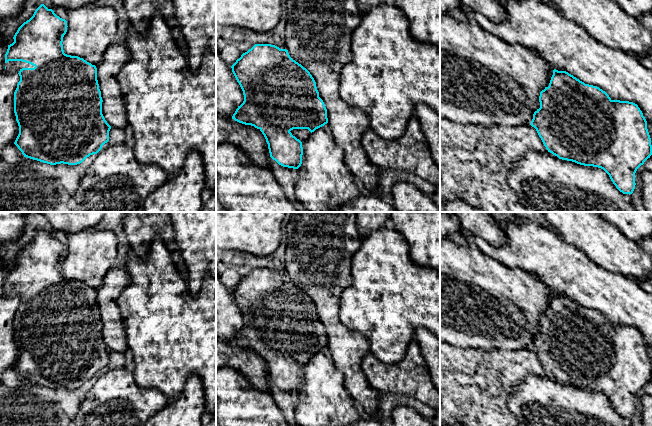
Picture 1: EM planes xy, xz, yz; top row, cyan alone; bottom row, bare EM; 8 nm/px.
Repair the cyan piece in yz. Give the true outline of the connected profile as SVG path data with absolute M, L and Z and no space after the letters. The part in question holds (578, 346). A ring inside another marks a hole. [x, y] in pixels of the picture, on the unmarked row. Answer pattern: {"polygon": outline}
{"polygon": "M556 293L553 294L549 310L540 316L539 326L540 332L534 336L530 349L536 353L548 376L562 384L601 392L620 416L629 419L633 417L635 397L652 379L647 345L637 328L612 324L599 311L585 308L568 296Z"}

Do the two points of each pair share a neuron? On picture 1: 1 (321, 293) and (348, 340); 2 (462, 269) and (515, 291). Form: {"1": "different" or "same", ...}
{"1": "same", "2": "same"}

